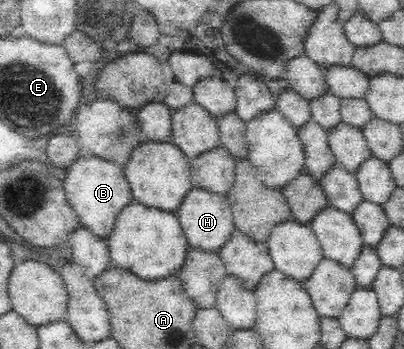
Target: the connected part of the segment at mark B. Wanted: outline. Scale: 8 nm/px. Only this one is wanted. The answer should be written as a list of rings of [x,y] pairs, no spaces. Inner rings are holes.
[[[84,153],[66,167],[63,188],[80,225],[103,239],[110,233],[120,210],[134,201],[121,164]]]

